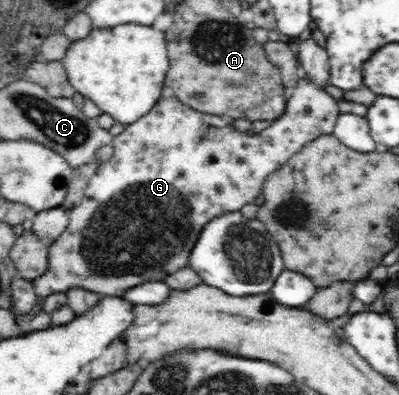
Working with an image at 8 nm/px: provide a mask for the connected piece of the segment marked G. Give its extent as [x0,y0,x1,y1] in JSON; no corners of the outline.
[33,76,339,298]

